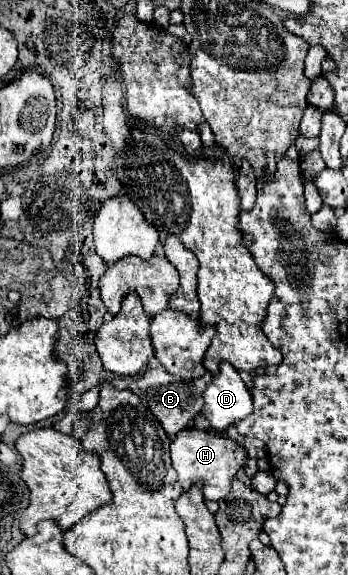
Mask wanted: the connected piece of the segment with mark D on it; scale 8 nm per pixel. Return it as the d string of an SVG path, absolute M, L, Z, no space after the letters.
M219 364L219 374L215 374L209 382L209 386L203 392L203 416L209 420L209 426L213 430L223 432L239 418L245 418L251 414L251 394L241 380L239 372L227 364Z

